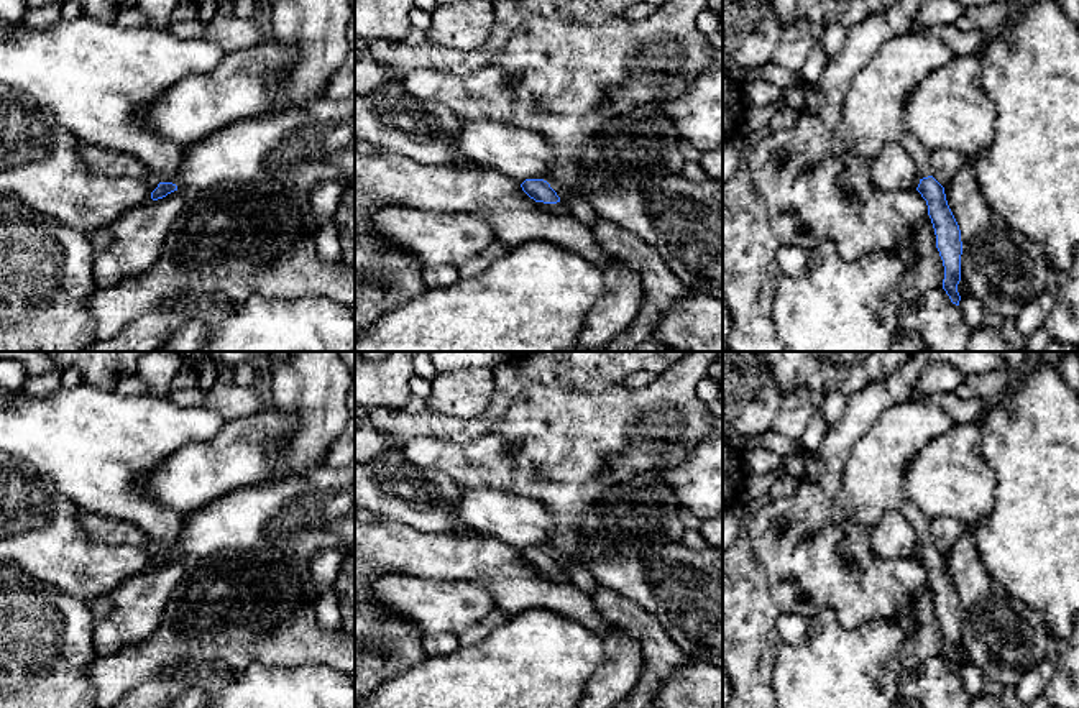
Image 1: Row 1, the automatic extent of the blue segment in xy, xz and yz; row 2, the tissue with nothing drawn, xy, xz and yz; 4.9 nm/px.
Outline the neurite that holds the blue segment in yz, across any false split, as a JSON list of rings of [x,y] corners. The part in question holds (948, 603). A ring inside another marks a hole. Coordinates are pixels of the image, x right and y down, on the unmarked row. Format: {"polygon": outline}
{"polygon": [[[905,401],[885,409],[854,444],[844,467],[839,506],[861,526],[875,527],[887,513],[902,514],[915,529],[936,616],[943,628],[943,657],[959,674],[962,609],[944,555],[931,544],[931,519],[907,496],[905,471],[918,452],[956,425],[944,406]]]}

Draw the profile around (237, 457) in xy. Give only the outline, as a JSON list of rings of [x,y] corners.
[[[276,407],[258,411],[250,417],[227,421],[212,440],[187,444],[172,452],[143,478],[143,490],[159,504],[186,516],[233,490],[271,480],[278,453],[266,442],[274,440],[281,447],[296,429],[297,417],[286,416]]]

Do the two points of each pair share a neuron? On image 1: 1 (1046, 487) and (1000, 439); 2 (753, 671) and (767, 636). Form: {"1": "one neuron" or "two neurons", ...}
{"1": "one neuron", "2": "one neuron"}

